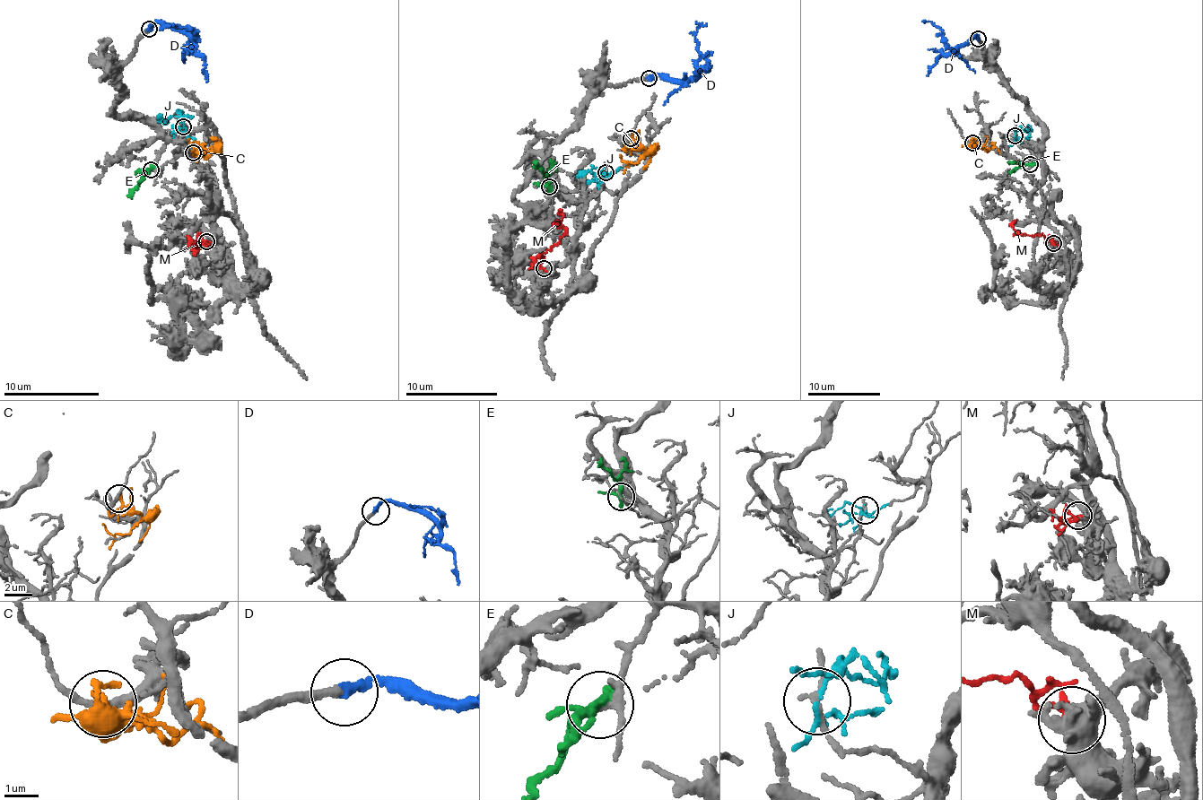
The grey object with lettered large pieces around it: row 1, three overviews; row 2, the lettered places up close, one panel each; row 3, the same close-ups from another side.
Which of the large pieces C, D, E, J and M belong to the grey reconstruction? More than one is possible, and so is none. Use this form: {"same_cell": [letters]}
{"same_cell": ["D"]}

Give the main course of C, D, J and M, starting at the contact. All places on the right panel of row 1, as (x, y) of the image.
C: (973, 143), (975, 147), (987, 152), (994, 144), (990, 143)
D: (978, 39), (975, 34), (963, 45), (953, 48), (945, 39), (941, 30), (929, 21), (921, 21)
J: (1015, 136), (1019, 126), (1026, 131), (1028, 125)
M: (1053, 244), (1041, 233), (1018, 232), (1012, 224), (1016, 220)

